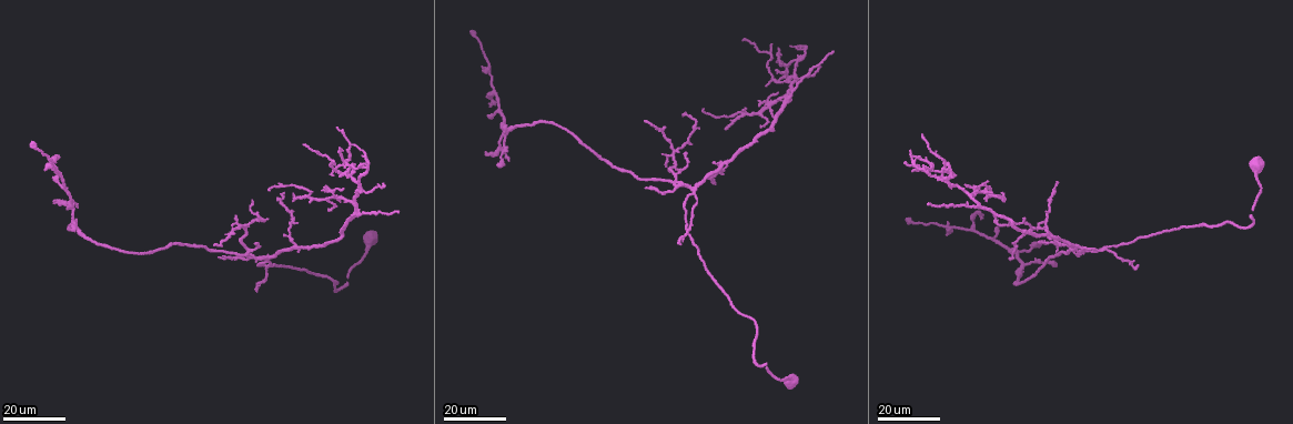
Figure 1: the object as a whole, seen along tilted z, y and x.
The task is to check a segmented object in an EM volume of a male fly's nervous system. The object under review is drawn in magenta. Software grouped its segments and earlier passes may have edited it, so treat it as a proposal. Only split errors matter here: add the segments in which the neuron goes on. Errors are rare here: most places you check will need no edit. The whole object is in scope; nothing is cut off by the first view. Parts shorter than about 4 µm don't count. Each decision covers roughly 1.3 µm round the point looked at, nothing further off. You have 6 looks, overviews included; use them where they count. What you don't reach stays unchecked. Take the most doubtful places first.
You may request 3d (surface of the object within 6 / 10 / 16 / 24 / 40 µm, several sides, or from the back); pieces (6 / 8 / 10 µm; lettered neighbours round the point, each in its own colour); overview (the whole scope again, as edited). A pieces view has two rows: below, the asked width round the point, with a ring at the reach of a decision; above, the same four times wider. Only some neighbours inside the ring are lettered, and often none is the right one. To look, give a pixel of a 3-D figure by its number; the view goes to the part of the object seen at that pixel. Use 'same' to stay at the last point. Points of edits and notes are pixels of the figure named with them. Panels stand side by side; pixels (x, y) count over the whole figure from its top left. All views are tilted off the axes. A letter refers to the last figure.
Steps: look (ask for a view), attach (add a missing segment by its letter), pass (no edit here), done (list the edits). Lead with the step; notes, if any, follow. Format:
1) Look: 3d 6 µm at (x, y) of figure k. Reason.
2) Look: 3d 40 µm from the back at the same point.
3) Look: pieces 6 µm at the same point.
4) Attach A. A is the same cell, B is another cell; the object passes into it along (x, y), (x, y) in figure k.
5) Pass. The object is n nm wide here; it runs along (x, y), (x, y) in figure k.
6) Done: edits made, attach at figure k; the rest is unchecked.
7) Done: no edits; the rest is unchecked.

Look: 3d 24 µm at (831, 52) of figure 1. End of a long branch.

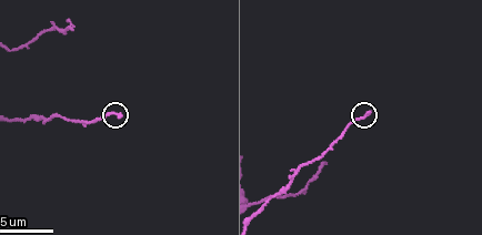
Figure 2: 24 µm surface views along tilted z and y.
Look: pieces 6 µm at (371, 112) of figure 2.

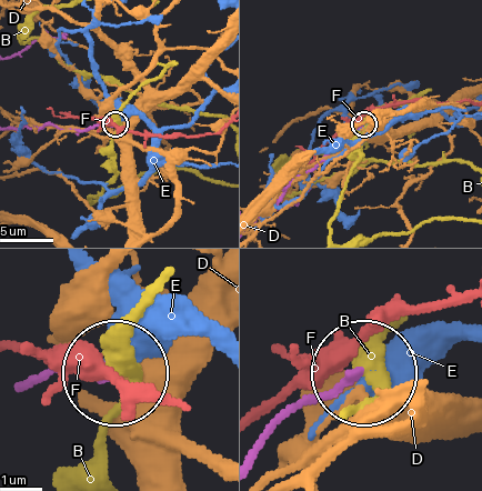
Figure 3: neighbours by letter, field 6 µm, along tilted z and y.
Pass. B, D, E and F are other cells; it runs along (264, 440), (297, 409), (357, 380) in figure 3; no lettered segment goes on from it.

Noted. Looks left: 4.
Look: 3d 24 µm at (685, 151) of figure 1. An open end.

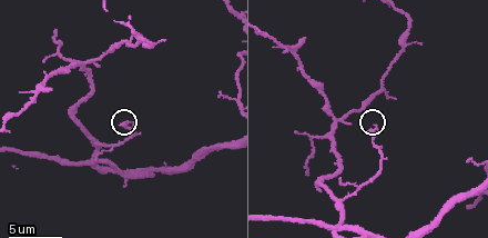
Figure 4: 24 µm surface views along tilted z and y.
Look: pieces 8 µm at (126, 121) of figure 4.

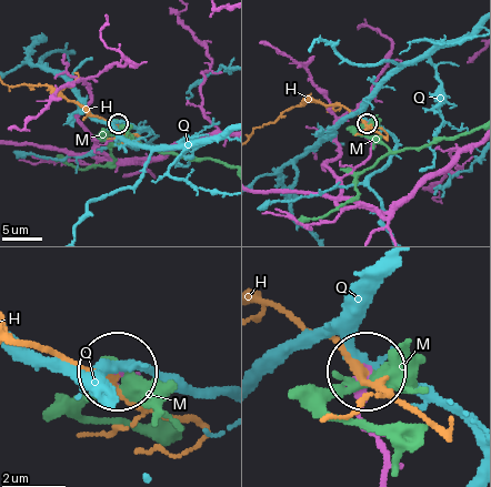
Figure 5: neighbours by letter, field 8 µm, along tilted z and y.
Pass. H, M and Q are other cells; it runs along (303, 192), (339, 194), (342, 178), (370, 154), (367, 122) in figure 5; no lettered segment goes on from it.

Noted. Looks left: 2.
Look: pieces 6 µm at (69, 21) of figure 2. Free end.

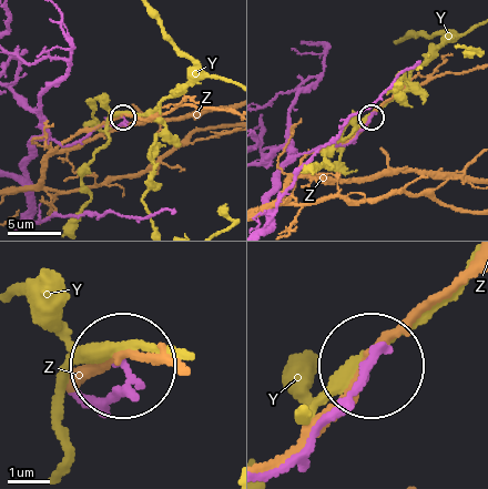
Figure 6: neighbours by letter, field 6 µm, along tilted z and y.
Pass. The object is 130 nm wide here; Y and Z are other cells; none of them fits.

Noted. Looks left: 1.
Done: no edits; the rest is unchecked.

